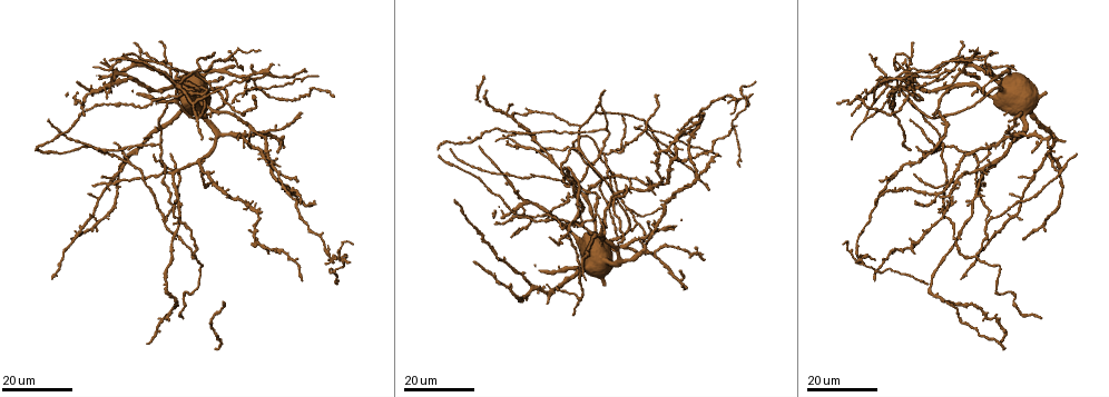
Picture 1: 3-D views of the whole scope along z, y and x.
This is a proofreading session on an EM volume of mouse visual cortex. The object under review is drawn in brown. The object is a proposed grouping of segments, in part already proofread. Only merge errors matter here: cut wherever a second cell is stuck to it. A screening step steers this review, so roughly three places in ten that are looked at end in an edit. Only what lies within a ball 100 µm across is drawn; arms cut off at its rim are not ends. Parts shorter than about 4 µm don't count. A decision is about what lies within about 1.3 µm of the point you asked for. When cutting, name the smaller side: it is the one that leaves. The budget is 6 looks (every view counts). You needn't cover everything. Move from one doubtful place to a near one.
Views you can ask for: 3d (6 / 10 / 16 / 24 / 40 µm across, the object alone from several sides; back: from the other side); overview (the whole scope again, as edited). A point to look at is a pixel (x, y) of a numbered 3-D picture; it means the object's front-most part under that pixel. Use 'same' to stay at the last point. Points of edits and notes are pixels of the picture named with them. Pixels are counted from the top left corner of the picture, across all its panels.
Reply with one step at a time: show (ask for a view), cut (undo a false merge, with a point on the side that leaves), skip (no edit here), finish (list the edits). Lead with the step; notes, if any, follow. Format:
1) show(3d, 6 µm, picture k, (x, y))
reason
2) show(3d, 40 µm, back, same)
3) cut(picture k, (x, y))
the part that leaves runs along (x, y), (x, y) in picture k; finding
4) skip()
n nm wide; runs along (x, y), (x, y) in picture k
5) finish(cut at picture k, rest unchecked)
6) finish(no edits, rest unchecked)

show(3d, 16 µm, picture 1, (579, 137))
four arms meet

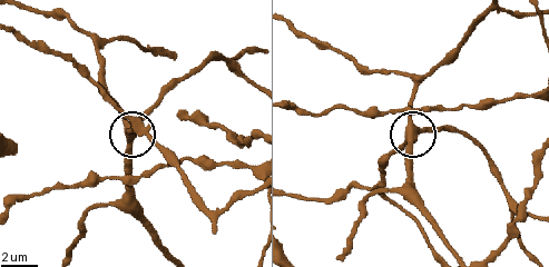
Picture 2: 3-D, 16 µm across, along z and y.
show(3d, 10 µm, picture 2, (411, 127))
zoom in

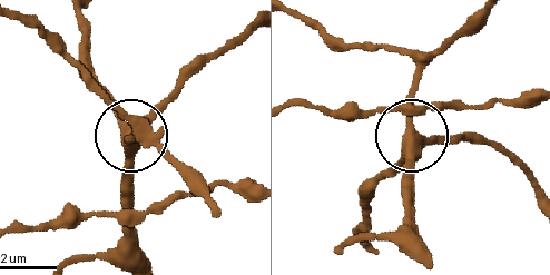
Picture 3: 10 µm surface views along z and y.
show(3d, 6 µm, picture 3, (412, 135))

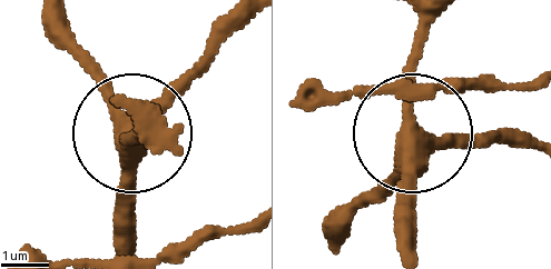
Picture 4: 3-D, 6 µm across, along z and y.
skip()
all the same cell

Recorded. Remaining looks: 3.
show(3d, 16 µm, picture 1, (283, 174))
arms part here

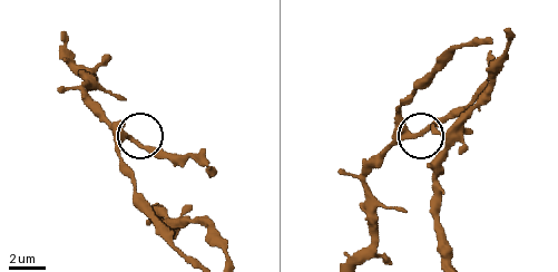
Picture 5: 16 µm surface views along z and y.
show(3d, 6 µm, picture 5, (410, 132))
closer look

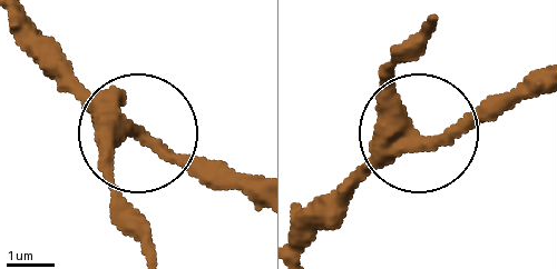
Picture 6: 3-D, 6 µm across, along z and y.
show(3d, 6 µm, back, picture 6, (136, 133))

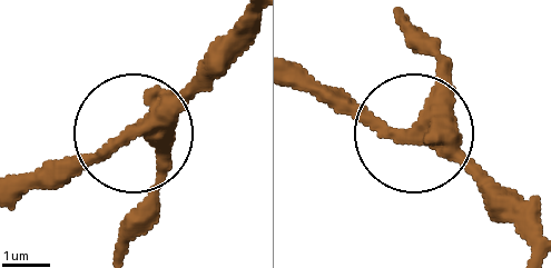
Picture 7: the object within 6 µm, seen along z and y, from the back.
skip()
370 nm wide; runs along (527, 240), (459, 169), (375, 113), (318, 101) in picture 7; one cell here

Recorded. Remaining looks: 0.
finish(no edits, rest unchecked)

